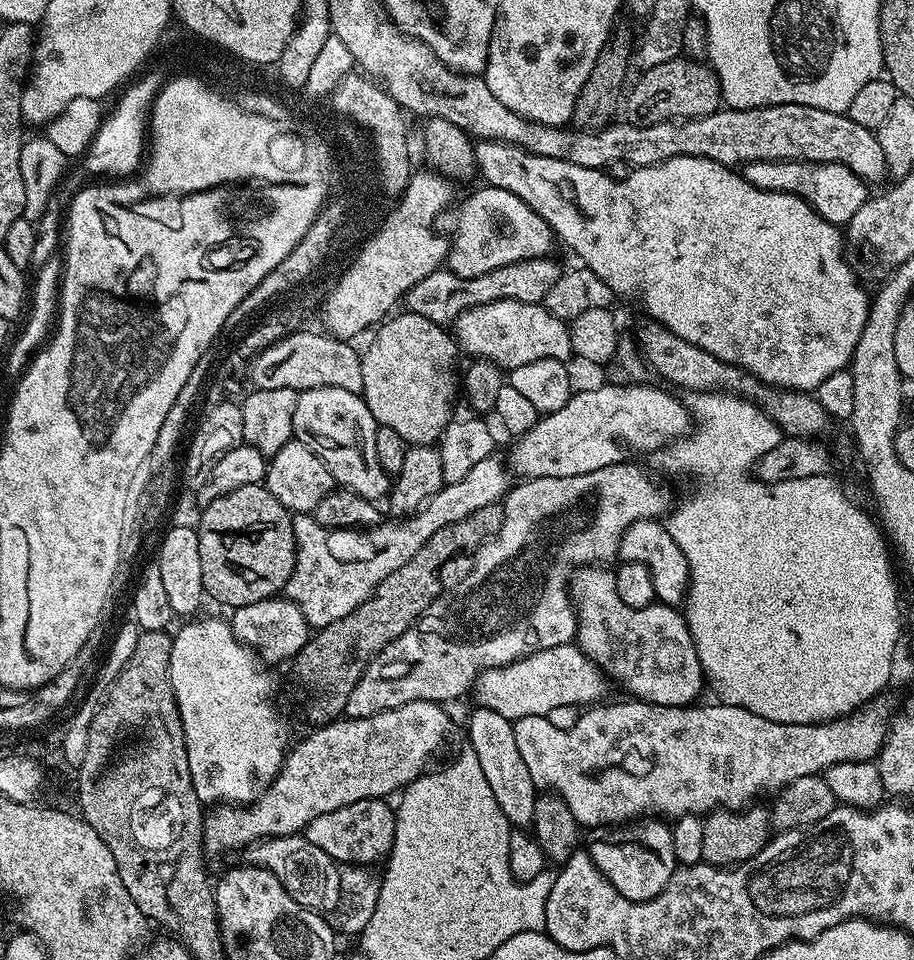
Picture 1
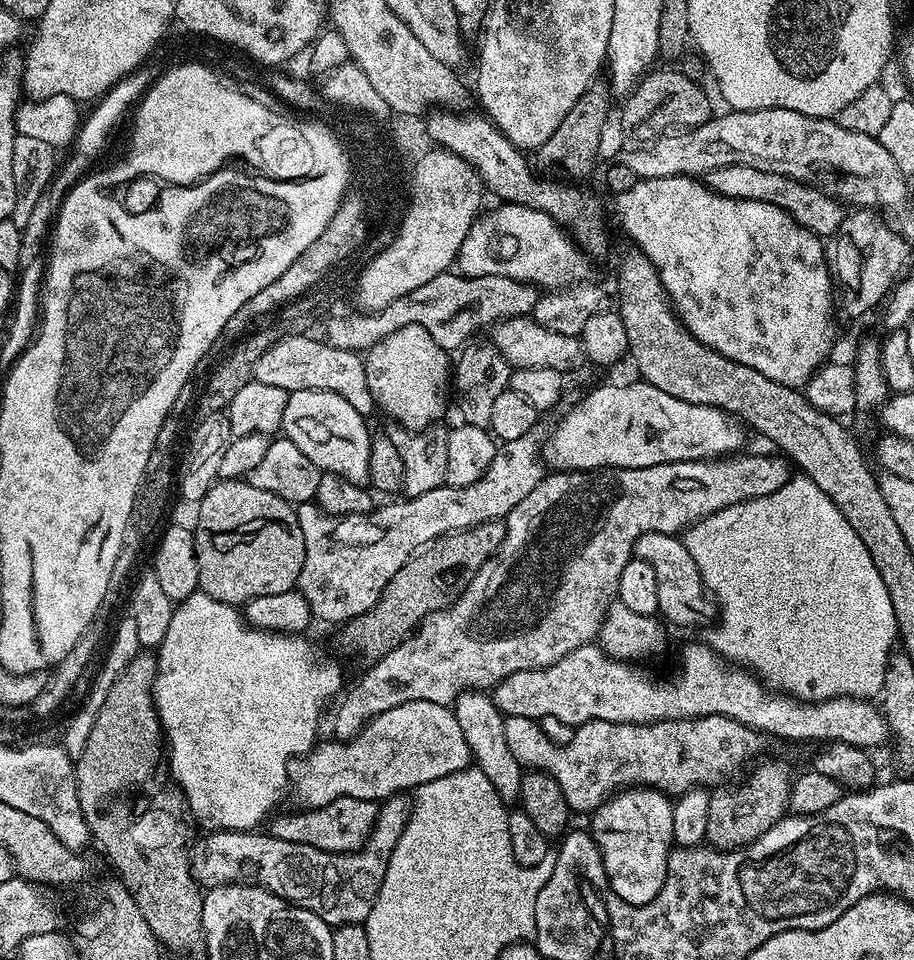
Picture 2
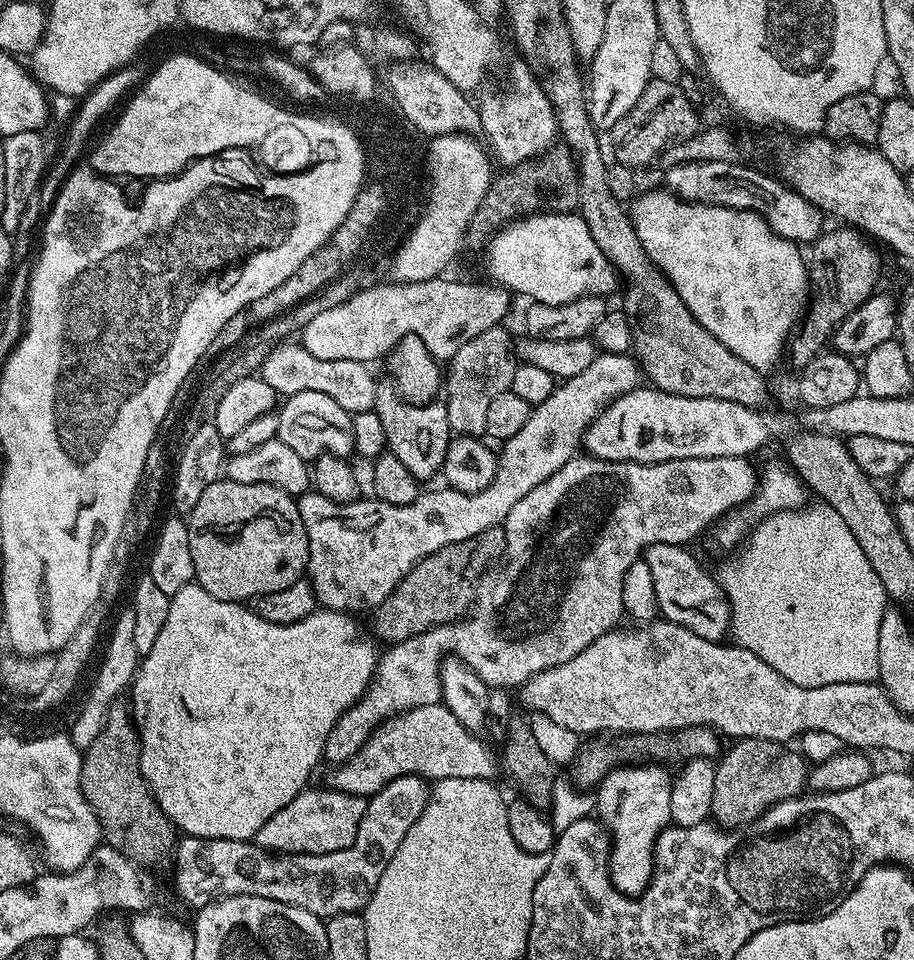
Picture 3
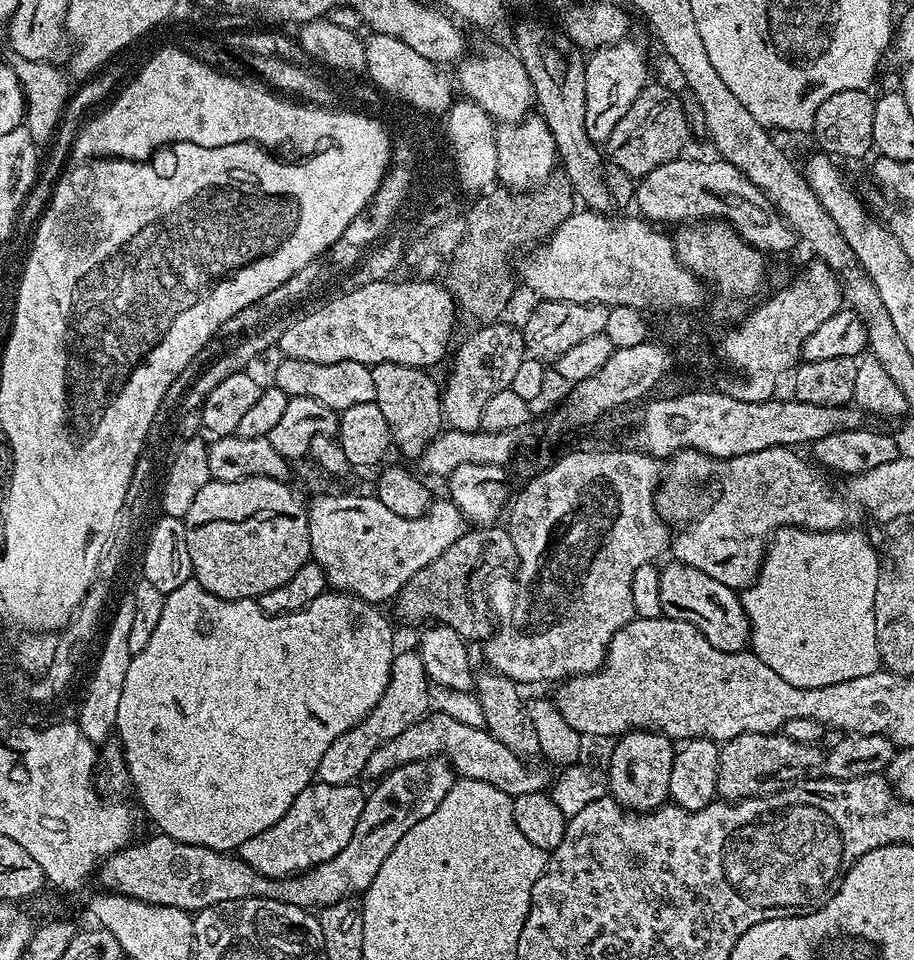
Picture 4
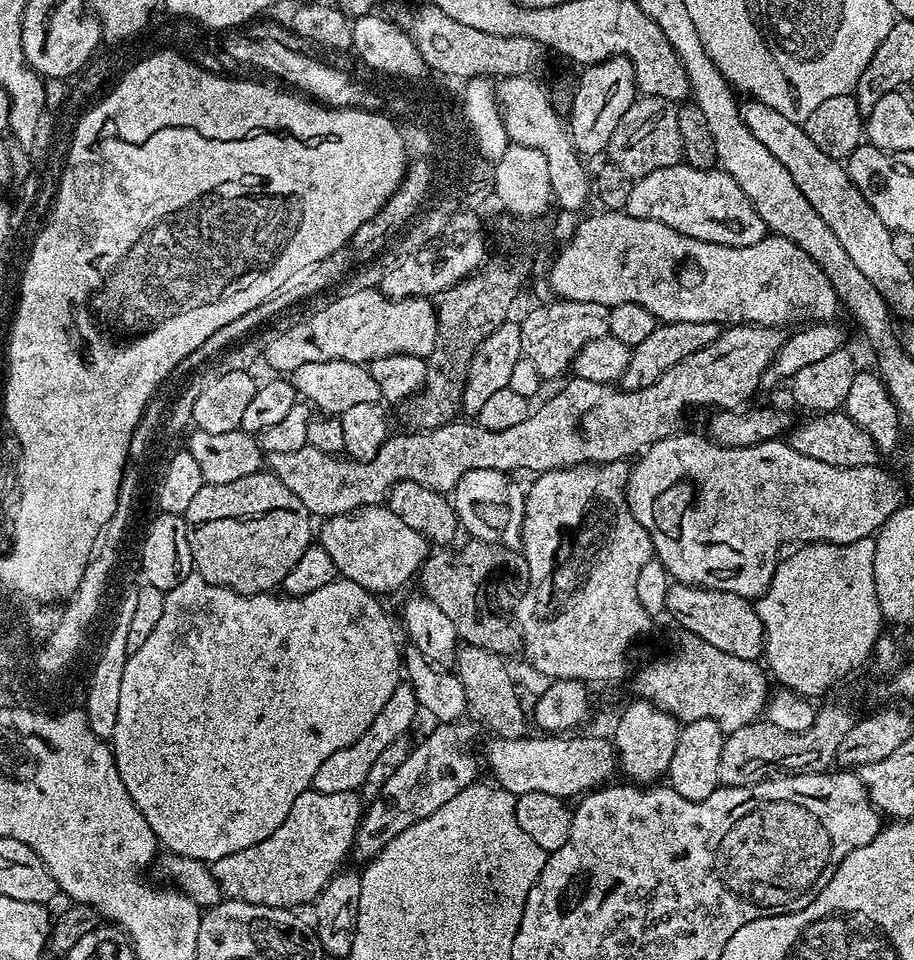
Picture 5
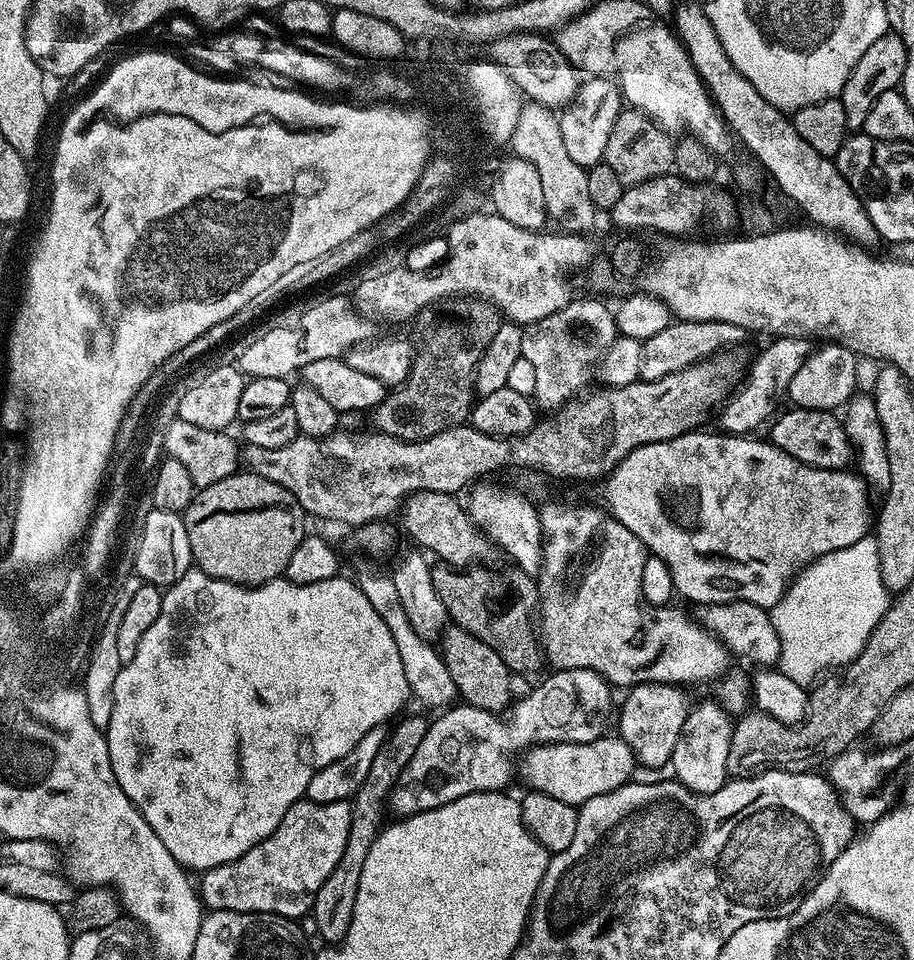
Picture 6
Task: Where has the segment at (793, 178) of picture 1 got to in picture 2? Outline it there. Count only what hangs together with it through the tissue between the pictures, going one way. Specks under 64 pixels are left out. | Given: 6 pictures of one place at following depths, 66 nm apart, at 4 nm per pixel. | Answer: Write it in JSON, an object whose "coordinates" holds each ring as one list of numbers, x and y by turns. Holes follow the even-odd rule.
{"coordinates":[[735,164,715,168,707,173,706,183,708,187,713,188,715,192,720,192,723,196,778,205,779,208,786,209,801,226,821,238,835,235,837,227,841,225,846,215,845,207,823,189,815,185,802,184,799,180,791,179,789,176,772,174,766,170,754,170,754,166]]}

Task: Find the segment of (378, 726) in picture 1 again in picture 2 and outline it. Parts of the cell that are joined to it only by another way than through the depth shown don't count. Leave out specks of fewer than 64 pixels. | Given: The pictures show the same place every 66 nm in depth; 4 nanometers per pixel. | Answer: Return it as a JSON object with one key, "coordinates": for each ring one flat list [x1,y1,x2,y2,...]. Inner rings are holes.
{"coordinates":[[402,702,394,710,386,710,364,725,363,730,345,742,335,738,317,743,307,756,301,756,290,768,290,792,296,795,297,805,304,808,326,806,343,796,383,802,409,790,422,787,426,782,446,778,469,767,472,760,470,746,458,727,458,718,449,705,438,702]]}

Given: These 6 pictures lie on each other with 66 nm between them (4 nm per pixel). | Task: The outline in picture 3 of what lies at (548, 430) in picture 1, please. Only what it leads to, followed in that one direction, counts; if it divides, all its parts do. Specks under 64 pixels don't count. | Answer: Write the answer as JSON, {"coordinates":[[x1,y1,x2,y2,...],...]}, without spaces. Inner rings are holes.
{"coordinates":[[641,386,622,394,617,400,606,405,596,415,594,422,590,422,582,440,586,445,587,455,595,460,610,462,661,464,686,458,751,457,752,452,766,447,775,436,780,436,784,432,783,422,774,413,768,411,747,408,738,402,726,402,722,398,686,398,651,386]]}

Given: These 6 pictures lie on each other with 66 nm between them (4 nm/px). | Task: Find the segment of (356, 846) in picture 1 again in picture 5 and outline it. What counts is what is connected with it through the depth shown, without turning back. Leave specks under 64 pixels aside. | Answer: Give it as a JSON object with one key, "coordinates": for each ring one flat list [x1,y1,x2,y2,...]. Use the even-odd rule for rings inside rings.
{"coordinates":[[309,790,298,794,294,806,290,806,290,814,286,814,282,826,270,838,211,861,221,893,229,900,275,908,296,910,299,904,311,905,343,865,340,863,344,855,352,852,361,815,362,800,356,792,322,794]]}

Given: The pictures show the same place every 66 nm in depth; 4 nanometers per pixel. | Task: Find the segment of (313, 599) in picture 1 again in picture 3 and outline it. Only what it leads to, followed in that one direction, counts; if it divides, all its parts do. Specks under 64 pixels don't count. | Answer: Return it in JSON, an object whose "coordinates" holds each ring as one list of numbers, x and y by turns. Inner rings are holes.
{"coordinates":[[600,352,586,366,586,370,574,374,574,378,559,381,556,389,546,398,546,402,535,405,526,418,526,426,514,434,514,438,503,441,496,462,494,482,486,486,478,494,462,494,447,486,439,486,433,492,421,491,419,498,406,506,394,506,390,502,382,502,375,498,361,498,349,504,339,504,326,498,321,492,309,490,296,500,298,510,302,514,302,522,308,535,308,570,307,579,312,582,316,602,320,608,329,608,335,612,360,614,363,608,374,610,402,582,402,578,420,560,430,554,450,546,454,542,466,542,466,538,474,538,491,528,499,528,505,518,514,510,514,505,521,498,526,498,538,482,546,482,550,474,562,470,566,462,577,455,582,439,590,422,610,402,614,402,622,394,641,387,642,369,632,354,614,354]]}

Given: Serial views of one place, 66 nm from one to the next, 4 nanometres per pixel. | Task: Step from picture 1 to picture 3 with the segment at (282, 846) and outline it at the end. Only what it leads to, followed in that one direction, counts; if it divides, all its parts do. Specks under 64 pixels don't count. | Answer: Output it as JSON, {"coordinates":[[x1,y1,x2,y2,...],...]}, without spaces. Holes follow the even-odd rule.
{"coordinates":[[403,776,390,782,382,790,378,790,368,800,366,814,362,814,362,822,358,824,358,834,350,846,342,850,334,850,326,854,298,854,285,856,266,852,254,842,246,840,223,840,222,838,198,838,181,835,175,841,172,856,172,884,176,892,192,907,192,910,204,908,211,900,222,896,257,896,270,898,274,902,282,902,290,906,298,906,310,914,327,918,351,912,363,913,367,908,386,866,390,866,390,858,402,846,402,838,406,838,406,830,414,826,414,822,426,810,430,795,429,781,421,776]]}

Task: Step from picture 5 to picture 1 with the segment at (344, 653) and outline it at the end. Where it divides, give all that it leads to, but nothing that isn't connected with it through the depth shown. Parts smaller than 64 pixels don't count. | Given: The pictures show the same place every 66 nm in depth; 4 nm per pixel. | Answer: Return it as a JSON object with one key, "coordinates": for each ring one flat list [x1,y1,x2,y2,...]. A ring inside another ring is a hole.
{"coordinates":[[212,616,206,617,205,620,196,619,200,618,192,618,181,623,184,625,177,632,174,632,172,645,170,646,170,670,168,671,170,686,176,699,182,730,184,731,184,746,188,755,190,778,194,782,197,798,205,806,216,806,221,802,228,806,247,806,276,779,276,775,280,773,280,767,284,764,284,757,290,747,288,724,280,717,280,712,276,709,276,680,272,677,273,669,232,633,232,625,227,619,215,620]]}

